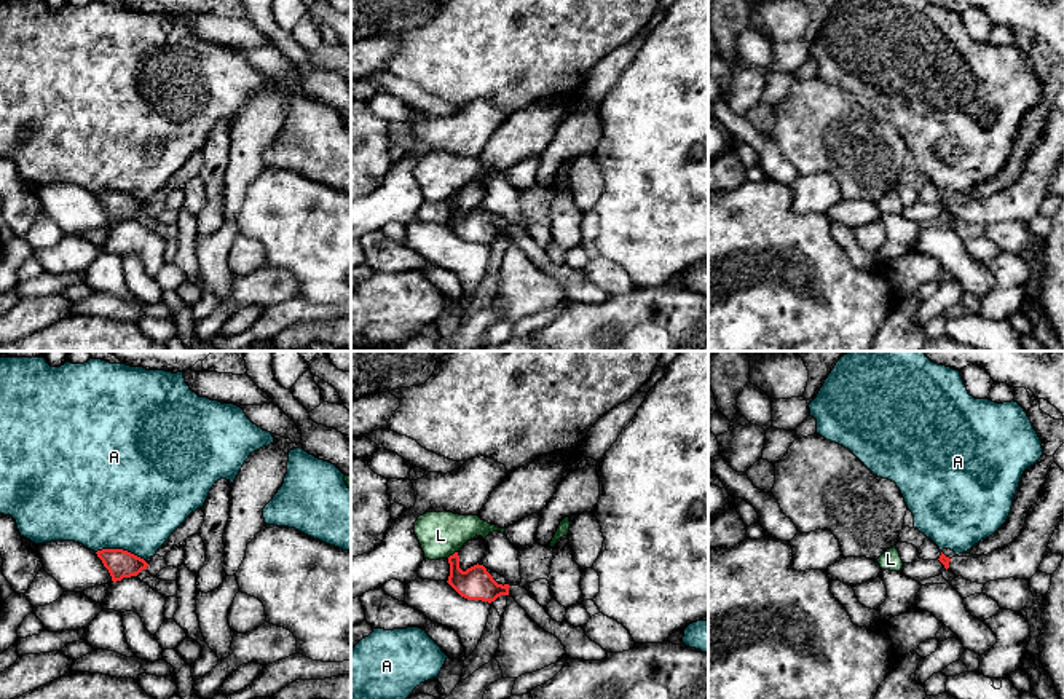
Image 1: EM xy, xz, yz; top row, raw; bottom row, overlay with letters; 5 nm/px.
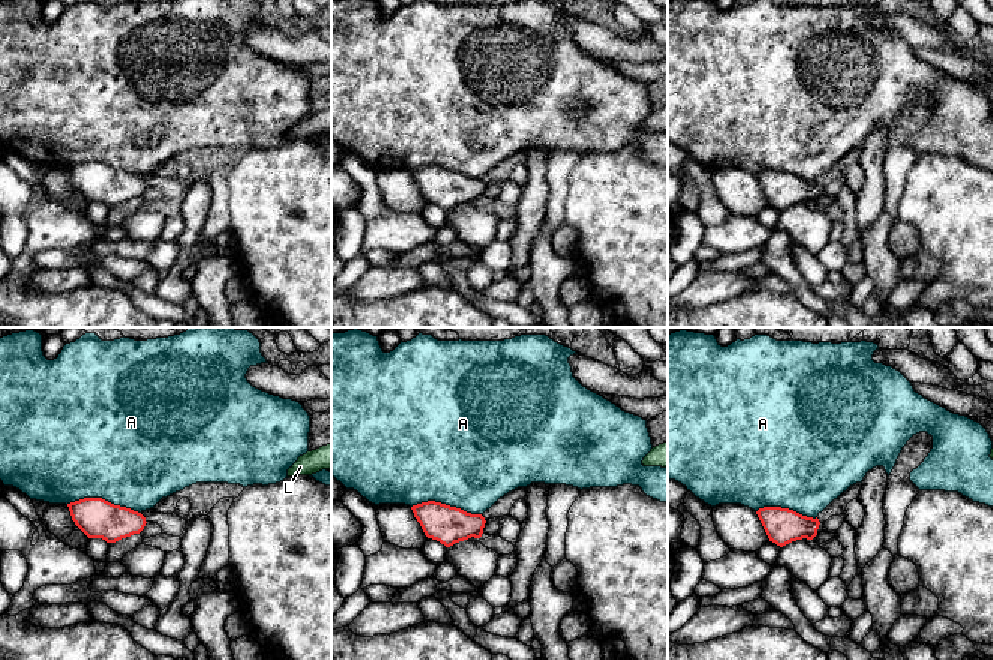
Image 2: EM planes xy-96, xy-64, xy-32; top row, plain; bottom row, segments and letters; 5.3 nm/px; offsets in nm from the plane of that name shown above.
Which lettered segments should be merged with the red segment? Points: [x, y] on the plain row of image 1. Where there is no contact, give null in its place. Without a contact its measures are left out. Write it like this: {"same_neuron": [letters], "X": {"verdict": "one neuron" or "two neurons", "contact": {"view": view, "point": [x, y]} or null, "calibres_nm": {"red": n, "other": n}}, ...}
{"same_neuron": [], "A": {"verdict": "two neurons", "contact": {"view": "xy", "point": [120, 192]}, "calibres_nm": {"red": 140, "other": 500}}, "L": {"verdict": "two neurons", "contact": {"view": "xz", "point": [453, 197]}, "calibres_nm": {"red": 170, "other": 220}}}

